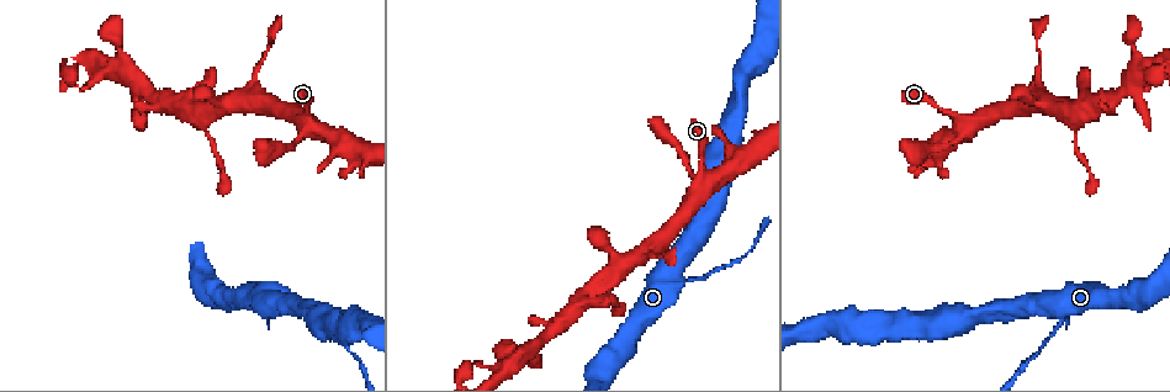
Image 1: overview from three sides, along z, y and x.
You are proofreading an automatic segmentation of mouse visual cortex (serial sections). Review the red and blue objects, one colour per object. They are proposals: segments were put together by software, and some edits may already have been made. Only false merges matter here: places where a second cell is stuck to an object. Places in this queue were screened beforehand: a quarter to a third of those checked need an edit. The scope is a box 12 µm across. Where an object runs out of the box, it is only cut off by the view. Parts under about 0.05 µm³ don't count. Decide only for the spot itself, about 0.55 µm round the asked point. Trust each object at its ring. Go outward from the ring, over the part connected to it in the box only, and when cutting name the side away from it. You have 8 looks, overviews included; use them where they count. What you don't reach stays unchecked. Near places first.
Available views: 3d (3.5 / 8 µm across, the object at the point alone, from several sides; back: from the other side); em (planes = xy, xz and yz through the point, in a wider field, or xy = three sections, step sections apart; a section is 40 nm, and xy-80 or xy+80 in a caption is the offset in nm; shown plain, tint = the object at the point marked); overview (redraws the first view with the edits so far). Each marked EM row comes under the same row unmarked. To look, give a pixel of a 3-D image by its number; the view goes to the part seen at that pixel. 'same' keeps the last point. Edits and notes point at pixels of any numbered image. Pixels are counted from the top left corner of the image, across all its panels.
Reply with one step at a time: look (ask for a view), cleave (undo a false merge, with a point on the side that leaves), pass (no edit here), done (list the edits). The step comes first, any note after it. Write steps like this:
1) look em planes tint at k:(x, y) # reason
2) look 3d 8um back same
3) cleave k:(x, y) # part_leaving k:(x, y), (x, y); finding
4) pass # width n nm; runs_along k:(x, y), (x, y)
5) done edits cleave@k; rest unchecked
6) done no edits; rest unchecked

look 3d 8um back at 1:(305, 122) # small branch off a trunk

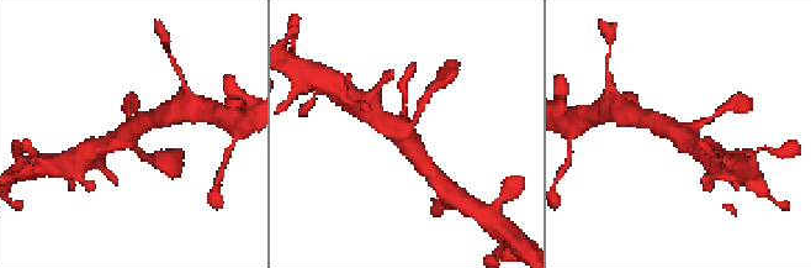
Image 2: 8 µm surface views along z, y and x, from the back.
look em xy step 3 tint at 2:(402, 125)

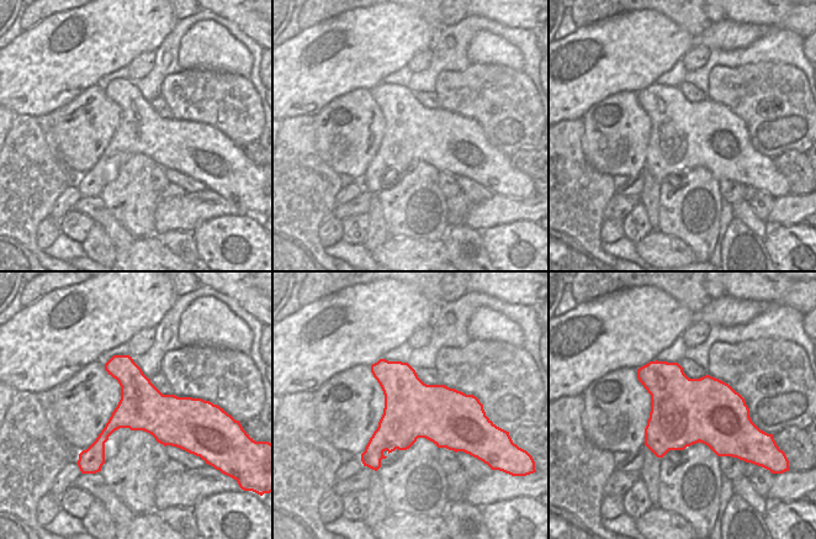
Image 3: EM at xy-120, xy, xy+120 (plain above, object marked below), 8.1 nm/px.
pass # width 480 nm; runs_along 2:(403, 96), (403, 138), (415, 154); continuous, no second cell

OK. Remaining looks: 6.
look 3d 3.5um at 1:(683, 278) # sudden change in width

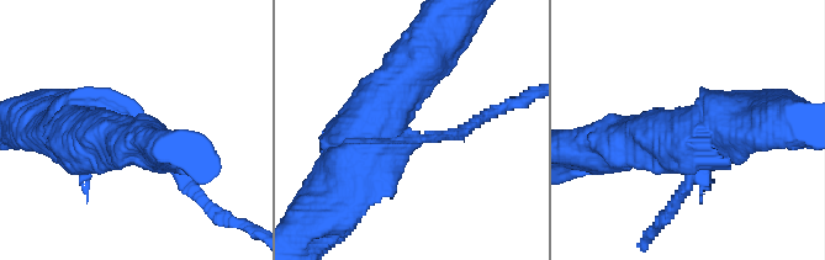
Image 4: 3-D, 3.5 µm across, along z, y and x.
look em xy step 3 tint at 4:(413, 136) # shape alone is not enough

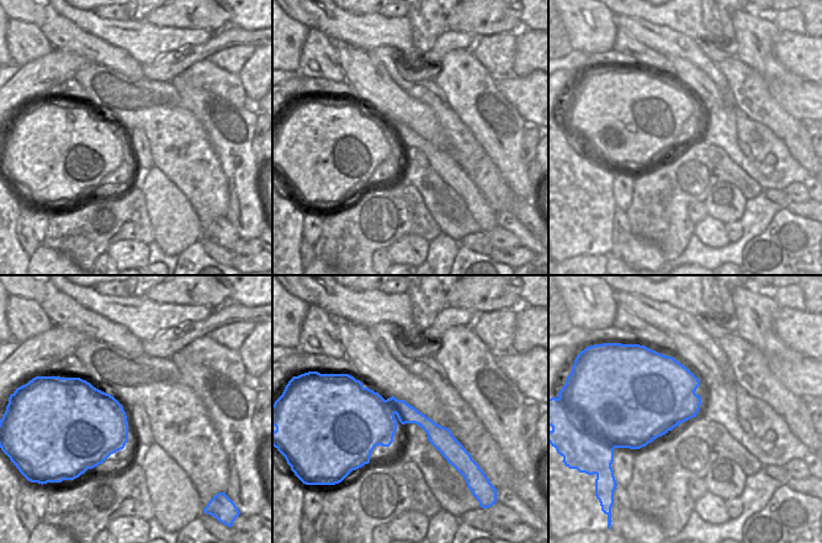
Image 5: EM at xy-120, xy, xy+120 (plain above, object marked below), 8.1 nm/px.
cleave 4:(451, 136) # arm_widths 150, 600 nm; part_leaving 4:(418, 138), (464, 132), (495, 110); a second cell is stuck on

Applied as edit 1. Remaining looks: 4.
look 3d 3.5um at 1:(126, 73) # narrows sharply

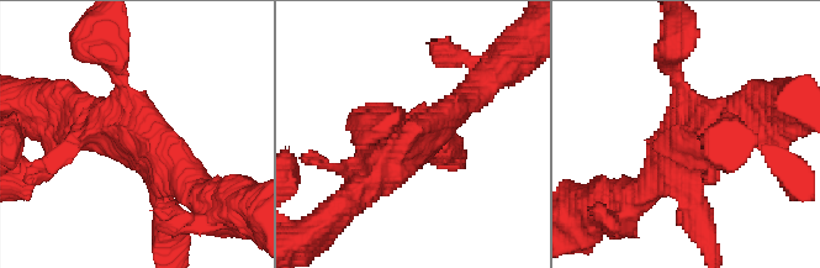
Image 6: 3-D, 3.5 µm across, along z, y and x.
look em xy step 1 tint at 6:(417, 141) # arms 4; arm_widths 150, 250, 350, 500 nm; shape alone is not enough

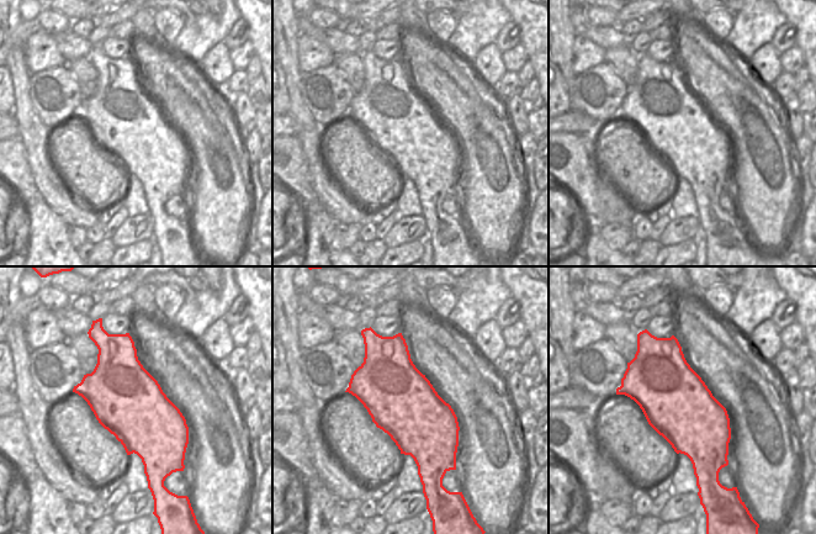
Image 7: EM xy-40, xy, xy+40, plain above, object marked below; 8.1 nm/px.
pass # runs_along 6:(469, 94), (355, 195); all the same cell

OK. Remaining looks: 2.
done edits cleave@4; rest unchecked

